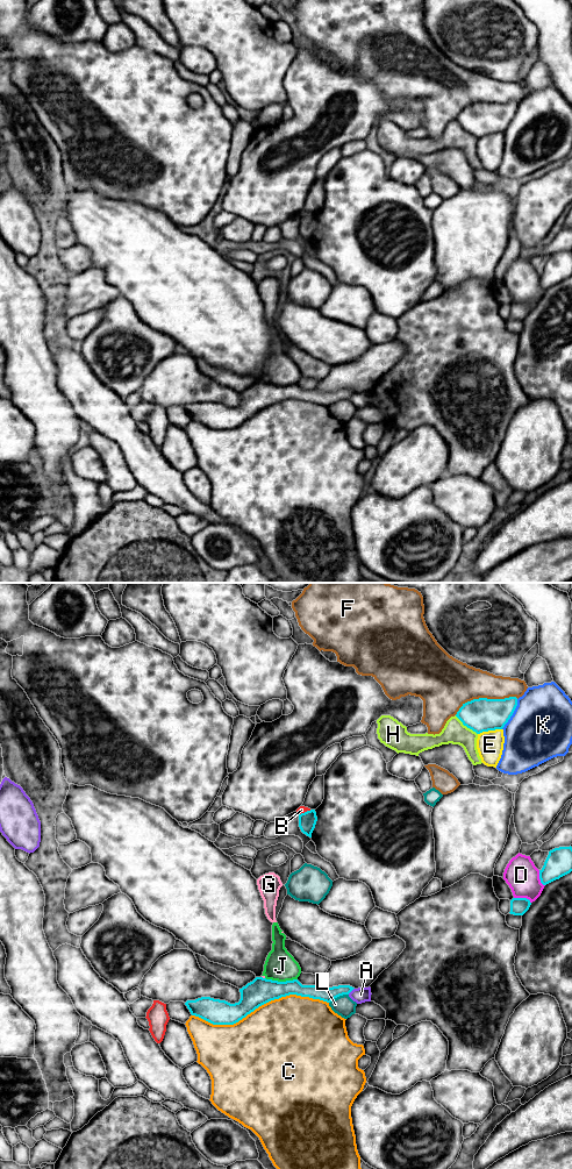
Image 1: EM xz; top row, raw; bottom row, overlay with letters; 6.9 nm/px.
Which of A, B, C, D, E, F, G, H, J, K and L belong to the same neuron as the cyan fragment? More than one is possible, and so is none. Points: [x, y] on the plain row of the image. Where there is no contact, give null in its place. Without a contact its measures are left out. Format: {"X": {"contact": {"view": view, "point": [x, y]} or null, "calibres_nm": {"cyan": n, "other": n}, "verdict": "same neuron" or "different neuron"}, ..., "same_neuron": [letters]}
{"A": {"contact": {"view": "xz", "point": [350, 396]}, "calibres_nm": {"cyan": 100, "other": 110}, "verdict": "different neuron"}, "B": {"contact": {"view": "xz", "point": [305, 216]}, "calibres_nm": {"cyan": 120, "other": 50}, "verdict": "different neuron"}, "C": {"contact": {"view": "xz", "point": [259, 410]}, "calibres_nm": {"cyan": 180, "other": 480}, "verdict": "different neuron"}, "D": {"contact": {"view": "xz", "point": [523, 303]}, "calibres_nm": {"cyan": 120, "other": 220}, "verdict": "different neuron"}, "E": {"contact": {"view": "xz", "point": [490, 134]}, "calibres_nm": {"cyan": 240, "other": 190}, "verdict": "different neuron"}, "F": {"contact": {"view": "xz", "point": [485, 102]}, "calibres_nm": {"cyan": 240, "other": 320}, "verdict": "different neuron"}, "G": {"contact": {"view": "xz", "point": [262, 382]}, "calibres_nm": {"cyan": 180, "other": 20}, "verdict": "different neuron"}, "H": {"contact": {"view": "xz", "point": [466, 130]}, "calibres_nm": {"cyan": 240, "other": 160}, "verdict": "different neuron"}, "J": {"contact": {"view": "xz", "point": [281, 386]}, "calibres_nm": {"cyan": 180, "other": 220}, "verdict": "different neuron"}, "K": {"contact": {"view": "xz", "point": [512, 119]}, "calibres_nm": {"cyan": 240, "other": 440}, "verdict": "different neuron"}, "L": {"contact": {"view": "xz", "point": [338, 400]}, "calibres_nm": {"cyan": 100, "other": 140}, "verdict": "different neuron"}, "same_neuron": []}

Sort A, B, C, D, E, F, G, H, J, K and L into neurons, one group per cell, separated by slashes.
A / B / C / D / E / F / G J K / H / L

